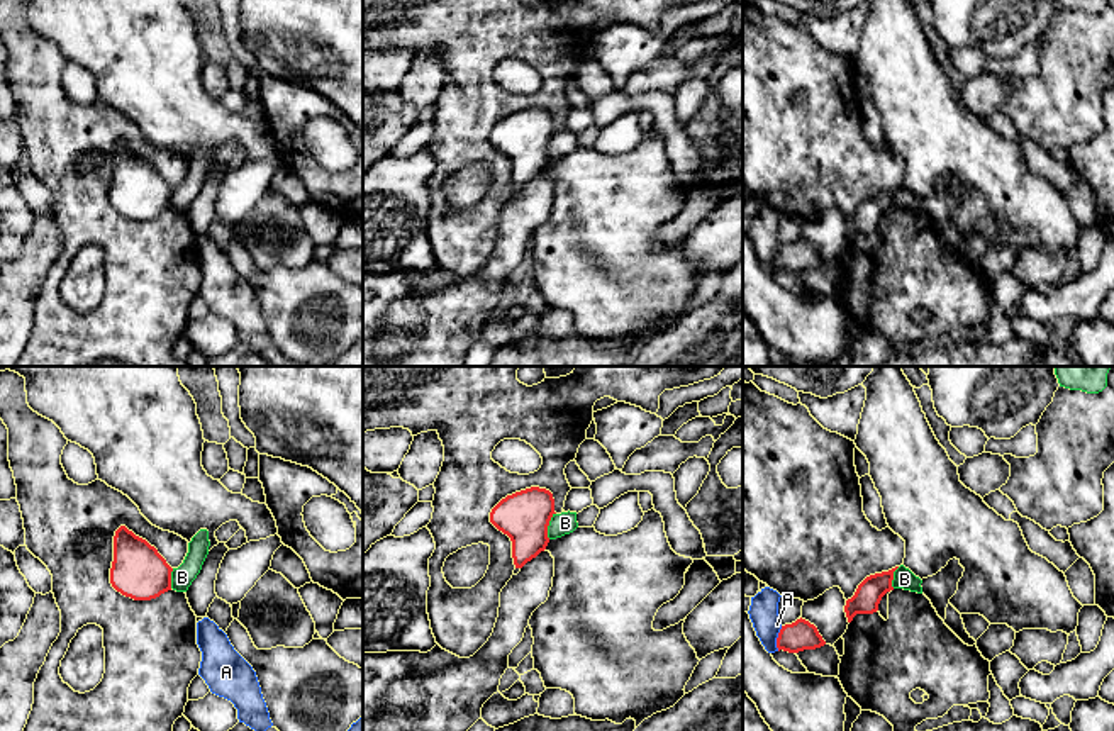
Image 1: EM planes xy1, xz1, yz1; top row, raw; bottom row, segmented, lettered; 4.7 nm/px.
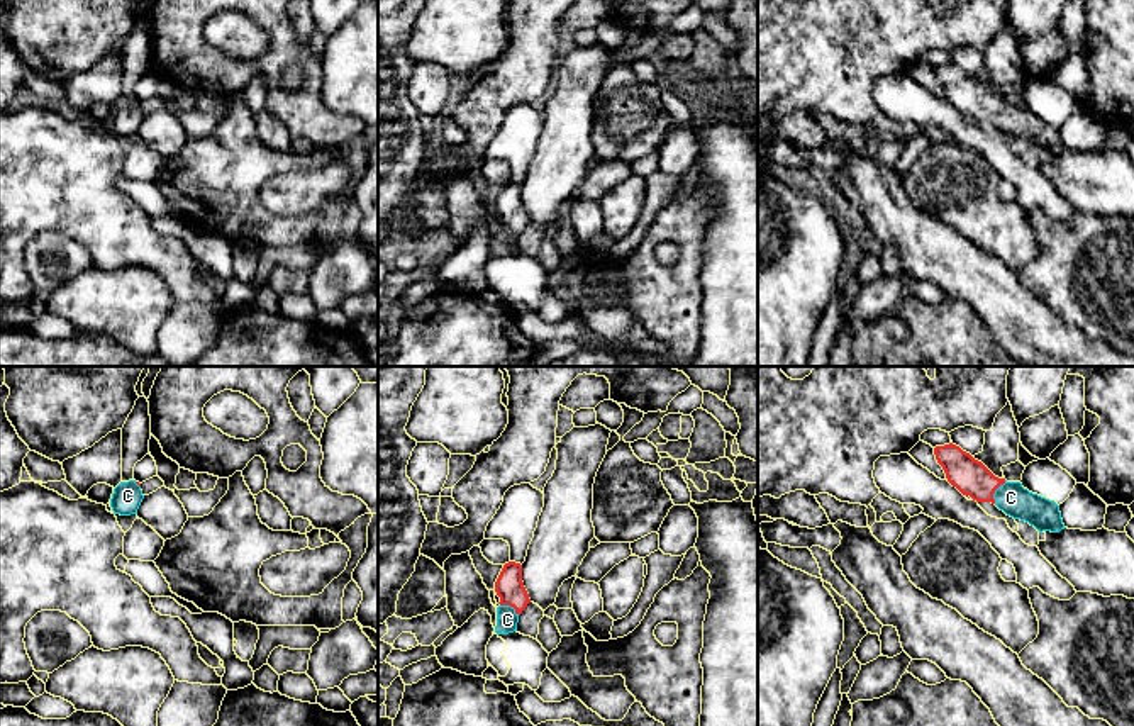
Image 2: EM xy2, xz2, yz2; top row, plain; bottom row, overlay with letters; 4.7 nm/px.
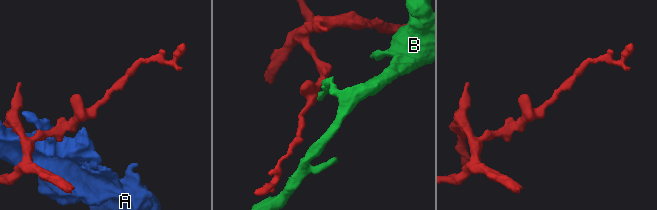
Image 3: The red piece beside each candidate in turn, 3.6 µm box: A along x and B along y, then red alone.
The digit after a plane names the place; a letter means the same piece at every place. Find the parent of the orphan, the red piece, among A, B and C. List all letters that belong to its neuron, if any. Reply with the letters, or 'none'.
C

